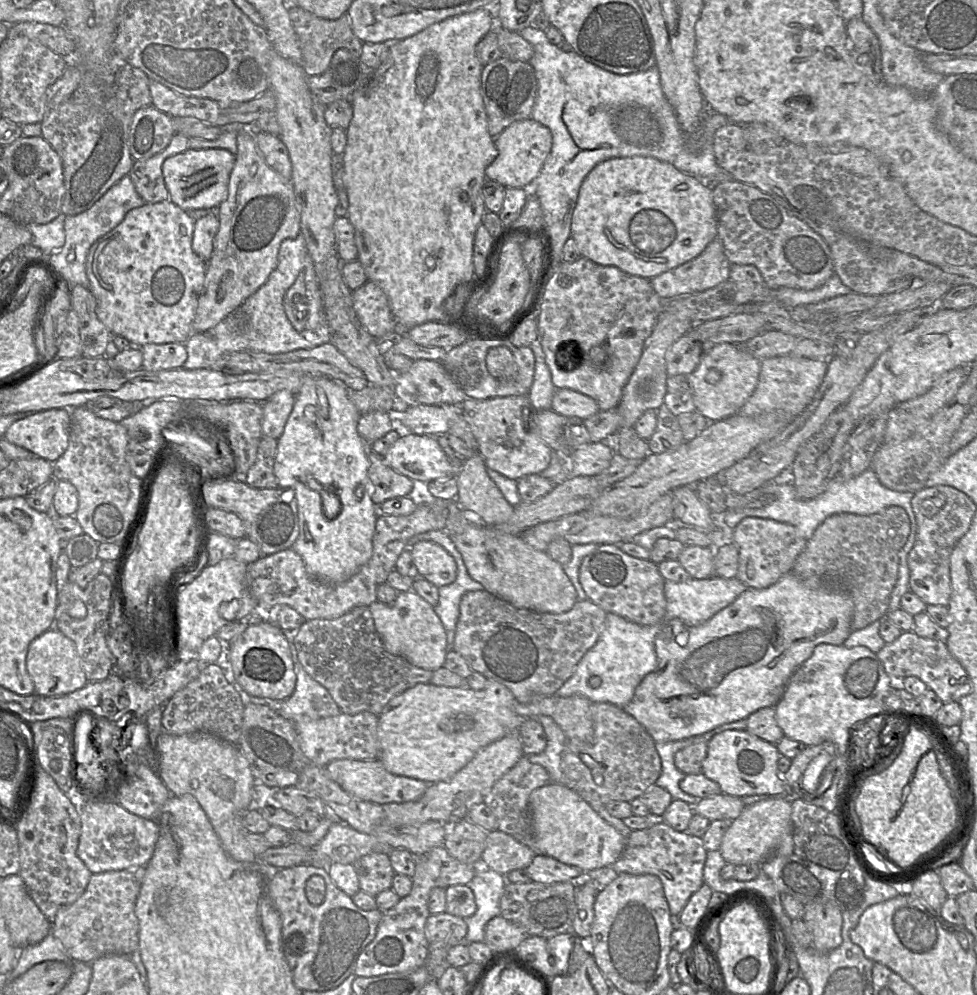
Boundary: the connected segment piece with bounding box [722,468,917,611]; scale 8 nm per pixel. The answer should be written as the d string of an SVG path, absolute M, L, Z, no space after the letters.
M868 468L857 477L851 479L843 479L837 476L829 484L827 489L818 497L810 500L803 500L798 496L793 482L783 480L787 477L786 475L789 475L790 473L791 472L783 473L785 476L778 476L776 479L765 483L758 489L755 489L772 497L773 500L771 502L760 508L727 510L722 515L723 520L730 527L734 528L742 520L748 517L771 519L794 526L797 528L797 532L801 537L809 540L813 536L817 527L827 517L833 514L853 513L858 515L873 515L892 506L902 507L907 512L910 520L910 533L905 545L899 551L898 580L891 593L889 611L894 611L901 608L901 597L906 592L910 591L910 570L908 565L908 555L914 546L917 535L917 522L911 505L911 499L914 495L914 492L901 492L884 486L880 482L875 472Z

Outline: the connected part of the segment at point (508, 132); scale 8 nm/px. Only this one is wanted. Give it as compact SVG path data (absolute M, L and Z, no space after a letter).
M527 118L516 121L494 139L498 155L486 168L486 180L493 180L505 188L528 189L539 175L552 148L551 131L543 124Z

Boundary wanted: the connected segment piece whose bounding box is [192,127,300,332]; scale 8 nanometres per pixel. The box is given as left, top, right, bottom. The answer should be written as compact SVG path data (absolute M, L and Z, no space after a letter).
M242 127L237 134L237 152L229 176L227 196L217 207L216 214L219 229L207 261L192 332L204 332L215 327L240 307L276 268L281 243L300 234L300 211L293 183L266 163L251 128Z

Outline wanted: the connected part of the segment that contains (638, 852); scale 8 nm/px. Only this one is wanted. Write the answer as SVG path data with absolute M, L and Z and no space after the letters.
M662 821L643 830L632 830L622 855L611 867L617 875L656 875L663 885L671 915L678 917L690 897L704 884L706 855L707 851L700 837L692 836L687 831L676 831Z

